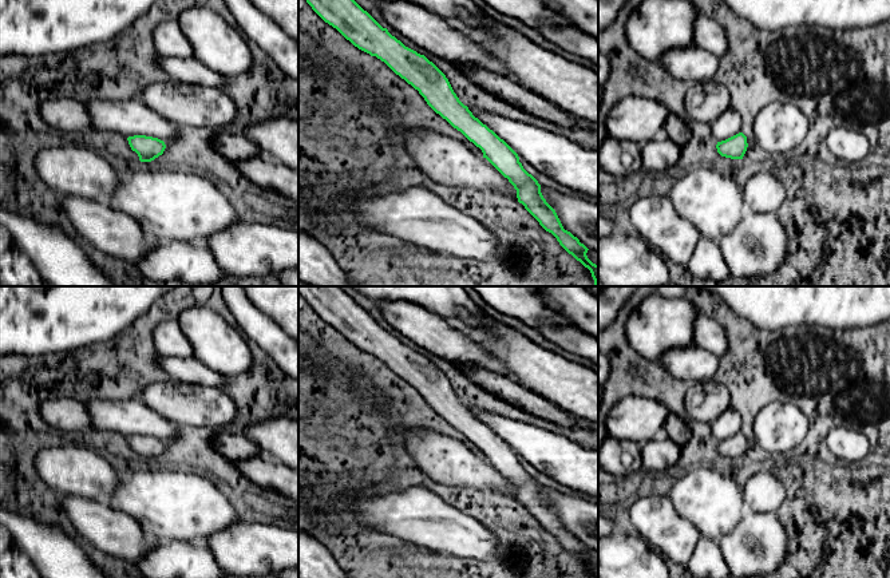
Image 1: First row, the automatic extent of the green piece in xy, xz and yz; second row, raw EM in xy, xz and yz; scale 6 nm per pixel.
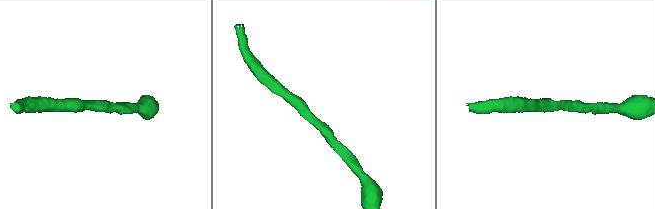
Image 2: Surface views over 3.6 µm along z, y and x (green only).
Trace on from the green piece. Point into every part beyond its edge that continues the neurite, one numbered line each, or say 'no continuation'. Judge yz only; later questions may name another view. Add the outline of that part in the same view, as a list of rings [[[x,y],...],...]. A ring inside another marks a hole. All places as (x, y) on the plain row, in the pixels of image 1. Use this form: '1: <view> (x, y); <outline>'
no continuation

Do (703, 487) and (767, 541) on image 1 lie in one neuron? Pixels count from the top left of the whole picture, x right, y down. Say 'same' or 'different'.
same

